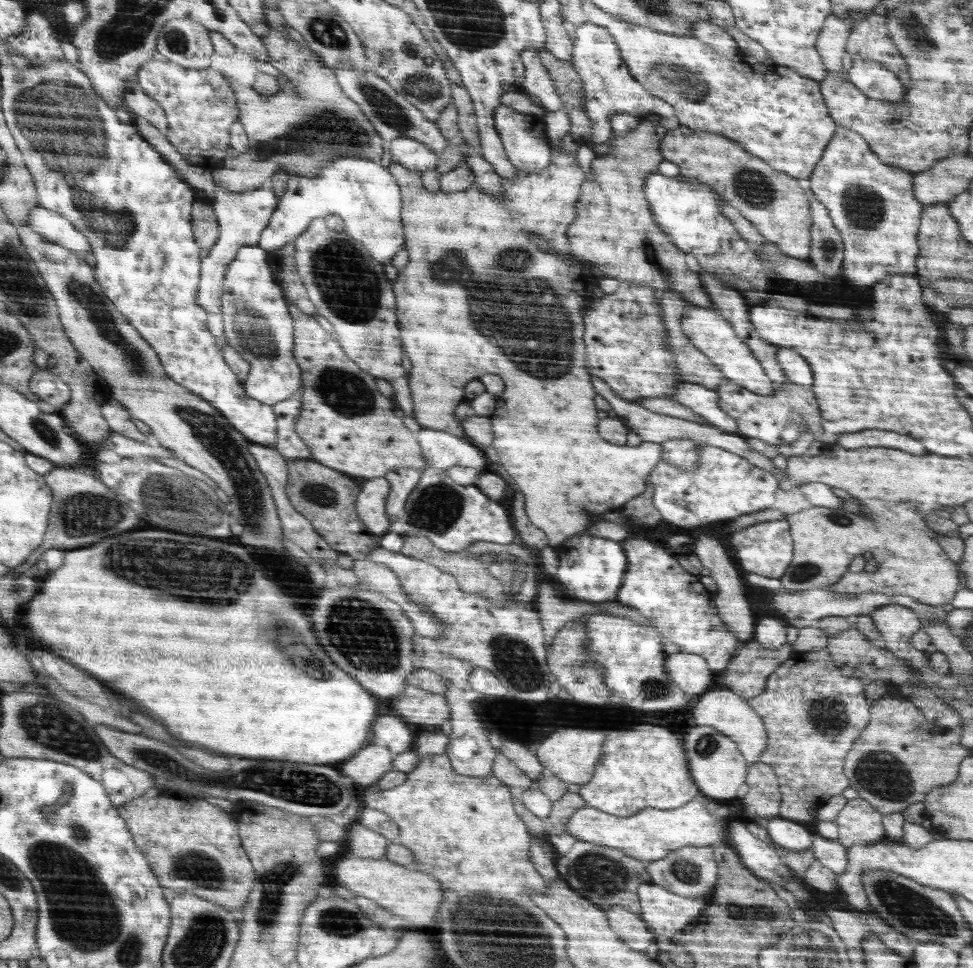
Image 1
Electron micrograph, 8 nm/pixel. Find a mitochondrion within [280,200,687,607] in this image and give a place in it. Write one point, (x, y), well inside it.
(536, 329)

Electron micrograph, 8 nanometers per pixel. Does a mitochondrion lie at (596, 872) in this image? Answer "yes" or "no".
yes

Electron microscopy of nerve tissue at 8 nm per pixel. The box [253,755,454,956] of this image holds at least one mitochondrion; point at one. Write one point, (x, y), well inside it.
(336, 922)

